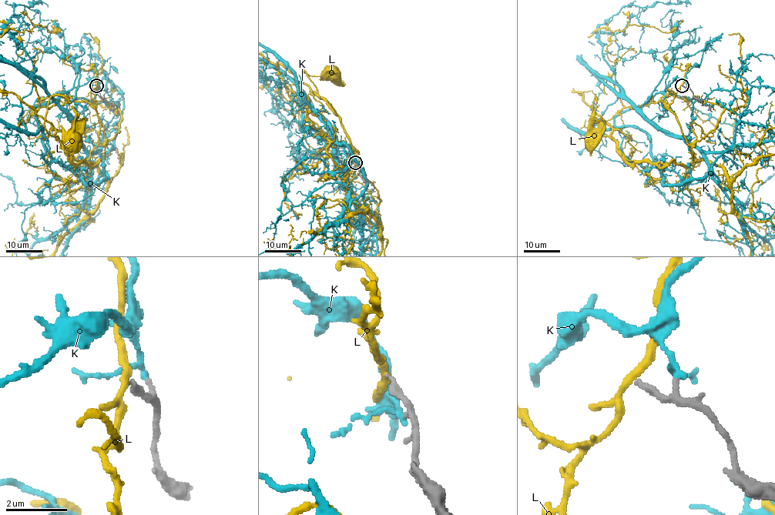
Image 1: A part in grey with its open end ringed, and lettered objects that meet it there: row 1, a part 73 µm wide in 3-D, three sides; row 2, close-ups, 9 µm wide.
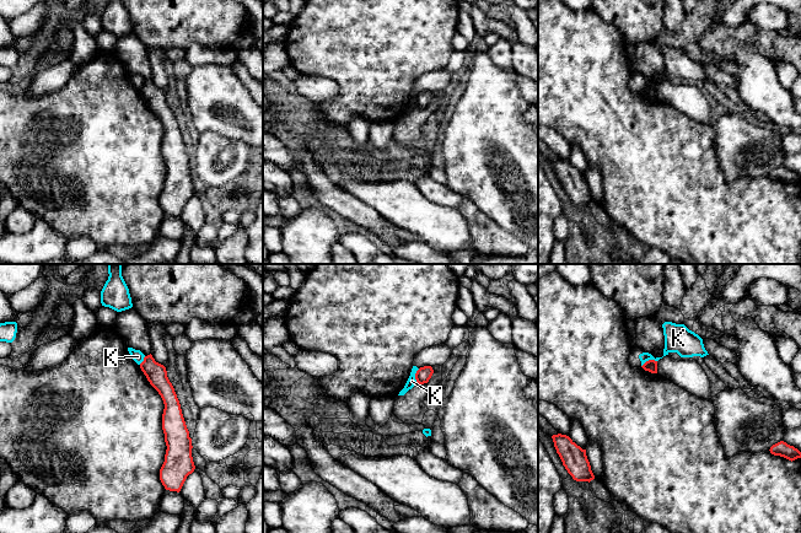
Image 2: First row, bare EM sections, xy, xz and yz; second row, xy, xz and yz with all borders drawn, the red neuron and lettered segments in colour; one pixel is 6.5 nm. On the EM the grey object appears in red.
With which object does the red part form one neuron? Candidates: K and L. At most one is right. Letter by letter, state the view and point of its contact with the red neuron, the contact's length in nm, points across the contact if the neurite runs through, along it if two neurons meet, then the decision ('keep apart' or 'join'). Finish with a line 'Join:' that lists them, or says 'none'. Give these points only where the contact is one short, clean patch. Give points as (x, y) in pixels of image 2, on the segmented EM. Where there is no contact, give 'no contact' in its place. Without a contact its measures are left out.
K: meets red in yz at (649, 360); contact 110 nm long; border along yz (656, 360), (648, 360), (641, 366); keep apart
L: no contact; keep apart
Join: none

